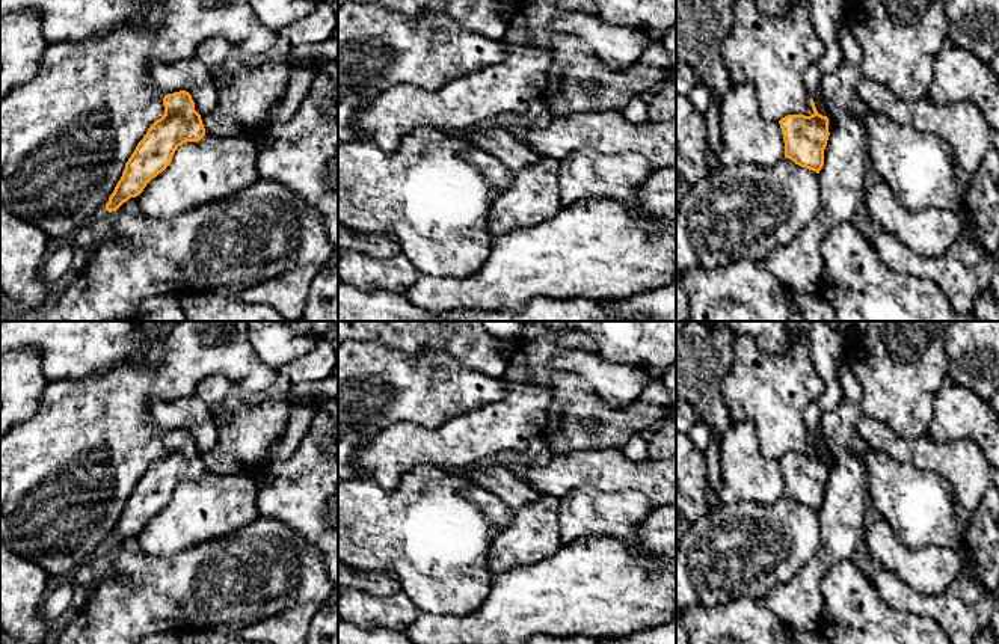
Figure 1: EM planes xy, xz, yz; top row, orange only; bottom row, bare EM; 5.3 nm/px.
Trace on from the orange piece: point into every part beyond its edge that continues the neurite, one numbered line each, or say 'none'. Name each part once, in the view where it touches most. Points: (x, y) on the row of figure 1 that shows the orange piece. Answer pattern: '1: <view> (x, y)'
none

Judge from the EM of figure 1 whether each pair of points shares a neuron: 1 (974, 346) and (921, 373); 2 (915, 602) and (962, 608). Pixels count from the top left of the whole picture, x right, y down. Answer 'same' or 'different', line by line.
1: different
2: same

